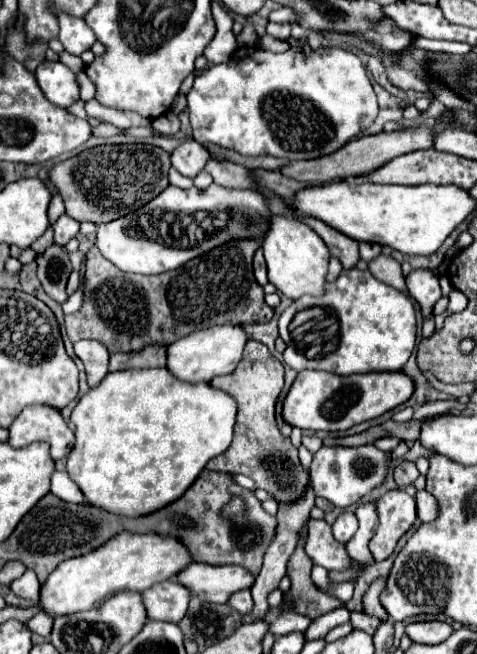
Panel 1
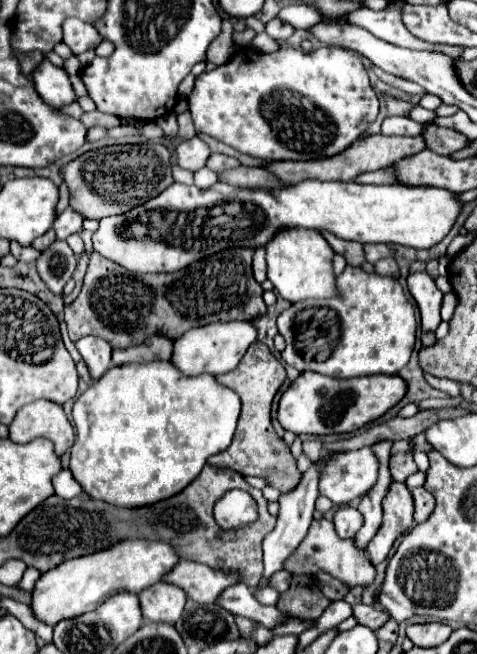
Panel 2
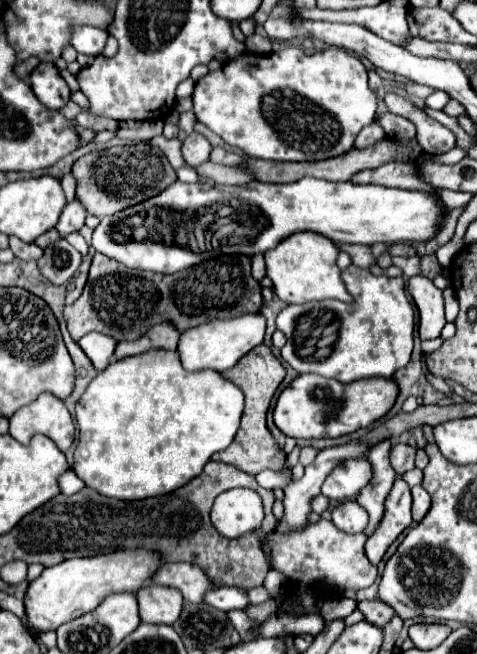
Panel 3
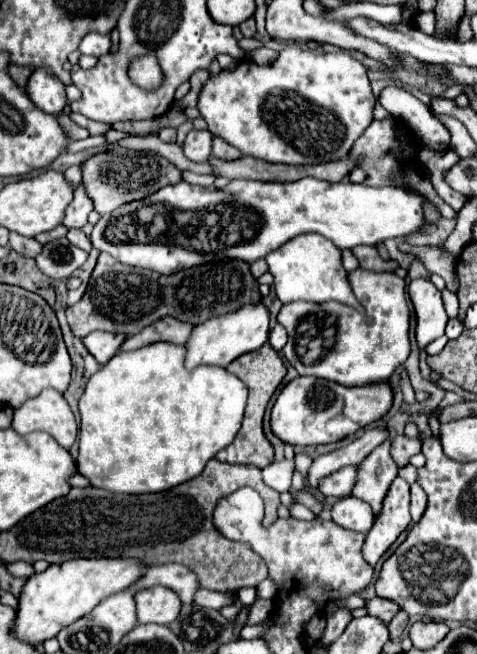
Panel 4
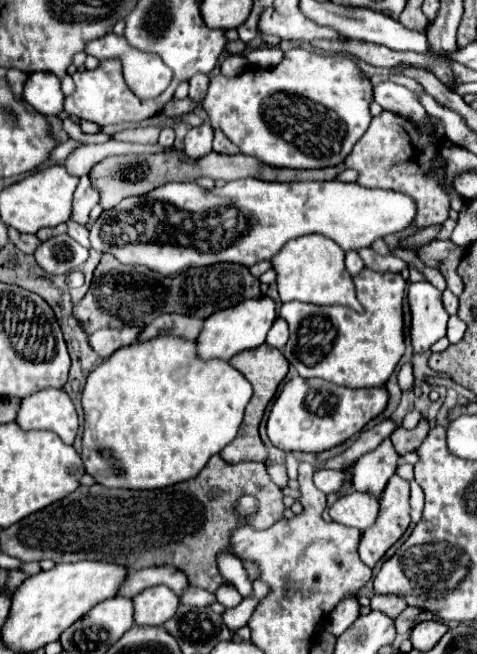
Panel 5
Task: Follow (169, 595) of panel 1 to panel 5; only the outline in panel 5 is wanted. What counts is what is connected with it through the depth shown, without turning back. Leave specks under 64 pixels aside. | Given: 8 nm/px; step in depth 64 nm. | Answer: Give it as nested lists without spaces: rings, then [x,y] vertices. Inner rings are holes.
[[[164,586],[146,588],[132,600],[134,600],[134,620],[138,626],[162,626],[176,614],[176,608],[180,604],[178,596]]]

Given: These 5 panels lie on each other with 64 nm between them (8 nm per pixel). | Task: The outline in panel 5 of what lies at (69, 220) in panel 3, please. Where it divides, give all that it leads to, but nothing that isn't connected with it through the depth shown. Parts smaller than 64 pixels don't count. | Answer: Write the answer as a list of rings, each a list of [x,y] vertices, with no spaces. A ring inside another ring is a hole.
[[[82,176],[78,182],[78,188],[74,192],[74,202],[72,202],[72,216],[70,220],[78,224],[88,224],[88,214],[98,204],[98,192],[90,186],[90,178]]]

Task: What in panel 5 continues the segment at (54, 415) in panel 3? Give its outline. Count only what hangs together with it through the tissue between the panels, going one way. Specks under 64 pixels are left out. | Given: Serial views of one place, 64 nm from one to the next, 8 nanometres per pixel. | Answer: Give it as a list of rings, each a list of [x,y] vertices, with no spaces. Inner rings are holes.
[[[44,388],[22,400],[16,424],[22,430],[56,432],[64,444],[72,444],[78,432],[78,414],[64,390]]]

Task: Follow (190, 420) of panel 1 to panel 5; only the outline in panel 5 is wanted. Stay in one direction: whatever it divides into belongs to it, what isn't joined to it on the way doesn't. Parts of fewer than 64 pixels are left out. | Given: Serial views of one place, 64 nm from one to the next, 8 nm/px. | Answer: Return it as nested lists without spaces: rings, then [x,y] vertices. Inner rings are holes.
[[[158,336],[148,342],[136,342],[132,346],[124,346],[120,350],[116,350],[108,360],[104,360],[88,376],[84,392],[82,392],[84,434],[82,434],[82,454],[80,456],[82,456],[84,468],[98,484],[102,484],[106,488],[124,488],[124,490],[156,490],[156,488],[172,486],[172,484],[184,482],[188,478],[194,478],[206,466],[210,456],[218,454],[226,444],[232,442],[232,438],[236,436],[236,432],[242,424],[244,408],[246,408],[250,396],[252,396],[252,386],[248,384],[248,380],[224,360],[208,360],[208,362],[200,360],[196,356],[194,340],[184,340],[184,338],[176,338],[176,336]]]

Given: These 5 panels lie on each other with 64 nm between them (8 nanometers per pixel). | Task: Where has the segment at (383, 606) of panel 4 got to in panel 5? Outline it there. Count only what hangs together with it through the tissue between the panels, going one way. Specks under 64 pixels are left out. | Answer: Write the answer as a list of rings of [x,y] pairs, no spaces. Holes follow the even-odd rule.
[[[372,596],[370,598],[370,608],[386,614],[388,618],[396,618],[398,612],[402,612],[406,608],[406,602],[400,600],[398,596]]]

